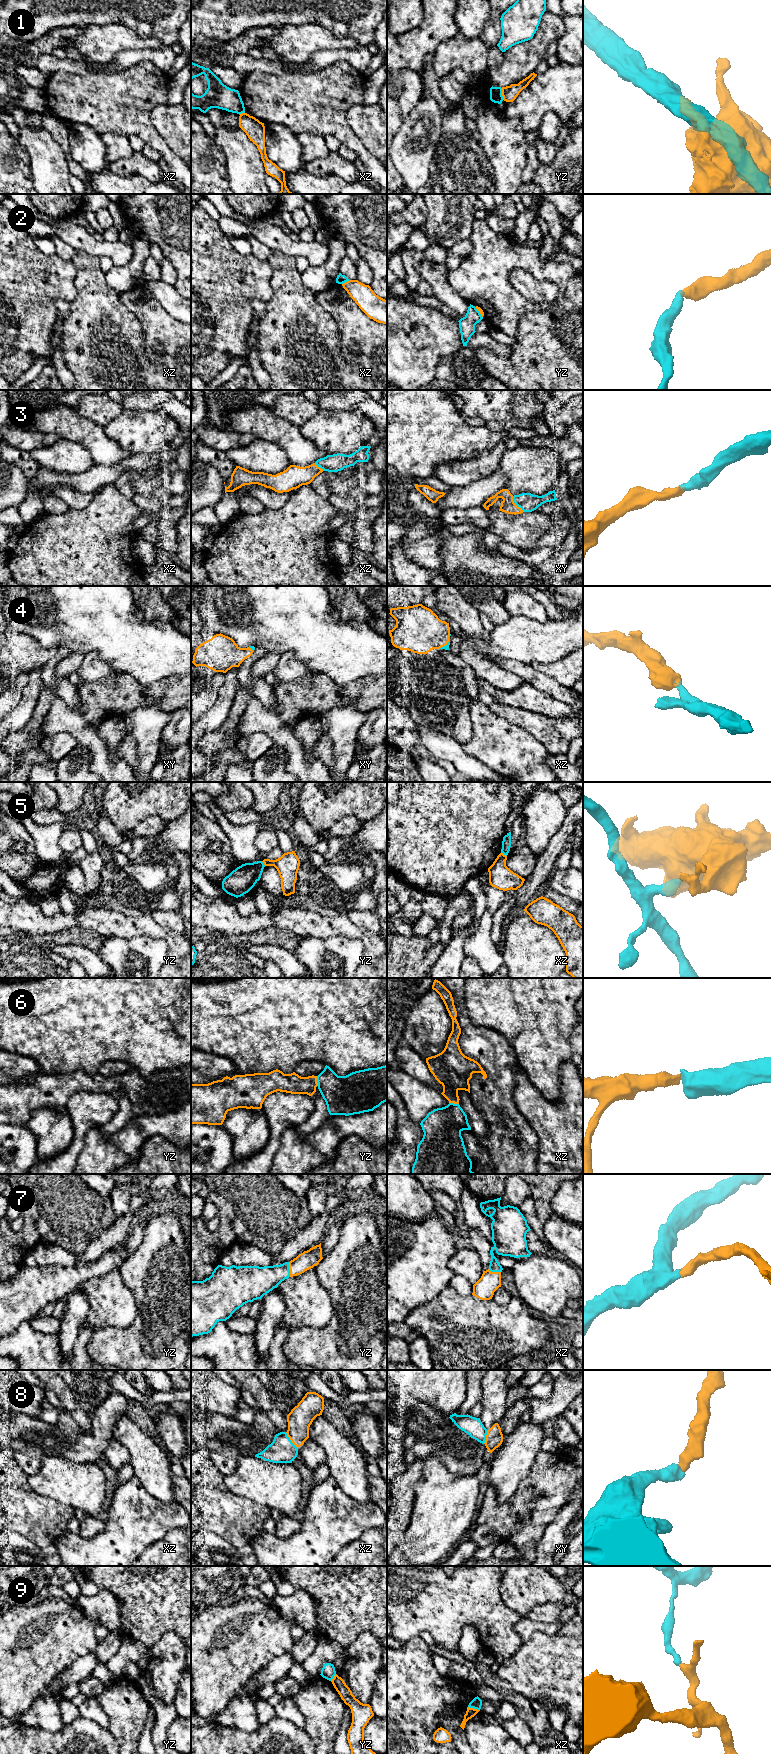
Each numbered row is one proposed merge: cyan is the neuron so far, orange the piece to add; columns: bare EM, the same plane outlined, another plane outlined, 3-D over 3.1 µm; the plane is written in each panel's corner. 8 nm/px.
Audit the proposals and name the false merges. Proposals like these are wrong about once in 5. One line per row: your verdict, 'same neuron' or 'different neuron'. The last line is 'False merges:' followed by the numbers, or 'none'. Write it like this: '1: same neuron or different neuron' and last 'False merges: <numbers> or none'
1: different neuron
2: same neuron
3: same neuron
4: same neuron
5: different neuron
6: same neuron
7: same neuron
8: same neuron
9: different neuron
False merges: 1, 5, 9

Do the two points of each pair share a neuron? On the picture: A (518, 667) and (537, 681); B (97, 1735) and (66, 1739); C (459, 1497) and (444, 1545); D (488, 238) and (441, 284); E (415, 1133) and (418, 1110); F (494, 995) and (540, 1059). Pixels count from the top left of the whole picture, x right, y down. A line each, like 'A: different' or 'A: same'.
A: same
B: same
C: same
D: different
E: different
F: same

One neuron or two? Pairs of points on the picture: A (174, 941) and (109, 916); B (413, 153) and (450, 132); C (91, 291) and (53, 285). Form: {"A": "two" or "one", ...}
{"A": "one", "B": "two", "C": "two"}

